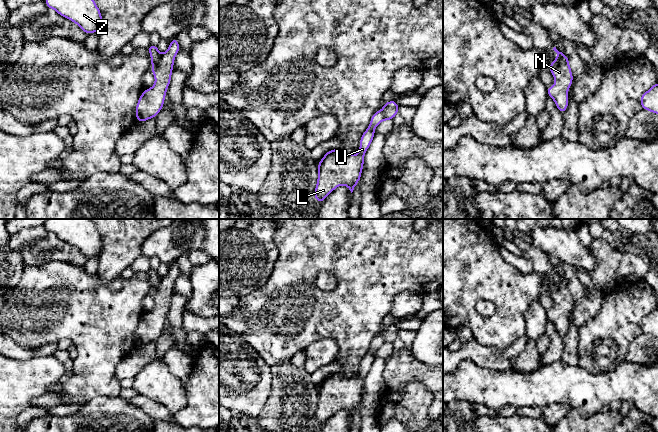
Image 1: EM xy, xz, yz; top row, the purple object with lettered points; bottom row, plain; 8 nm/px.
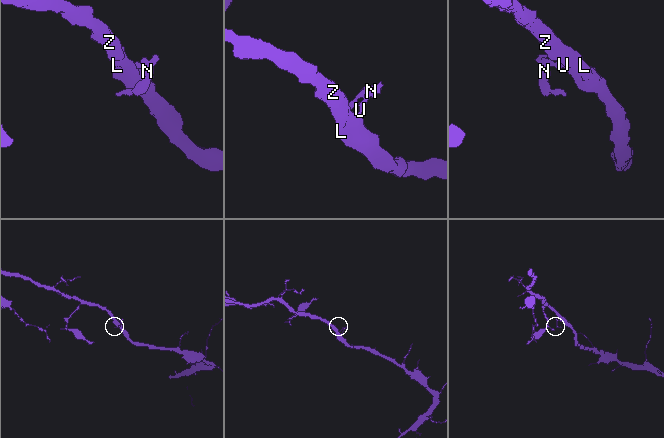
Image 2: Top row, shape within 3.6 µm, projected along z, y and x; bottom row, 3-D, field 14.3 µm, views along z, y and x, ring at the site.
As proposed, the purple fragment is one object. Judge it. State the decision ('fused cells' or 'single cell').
fused cells

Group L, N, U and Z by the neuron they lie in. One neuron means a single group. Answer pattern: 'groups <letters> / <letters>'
groups L U Z / N

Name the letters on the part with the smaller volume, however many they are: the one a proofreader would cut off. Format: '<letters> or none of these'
N

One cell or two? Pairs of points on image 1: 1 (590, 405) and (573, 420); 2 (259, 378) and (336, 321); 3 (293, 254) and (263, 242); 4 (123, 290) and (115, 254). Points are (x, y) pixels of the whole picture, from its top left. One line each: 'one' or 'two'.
1: two
2: two
3: two
4: two

